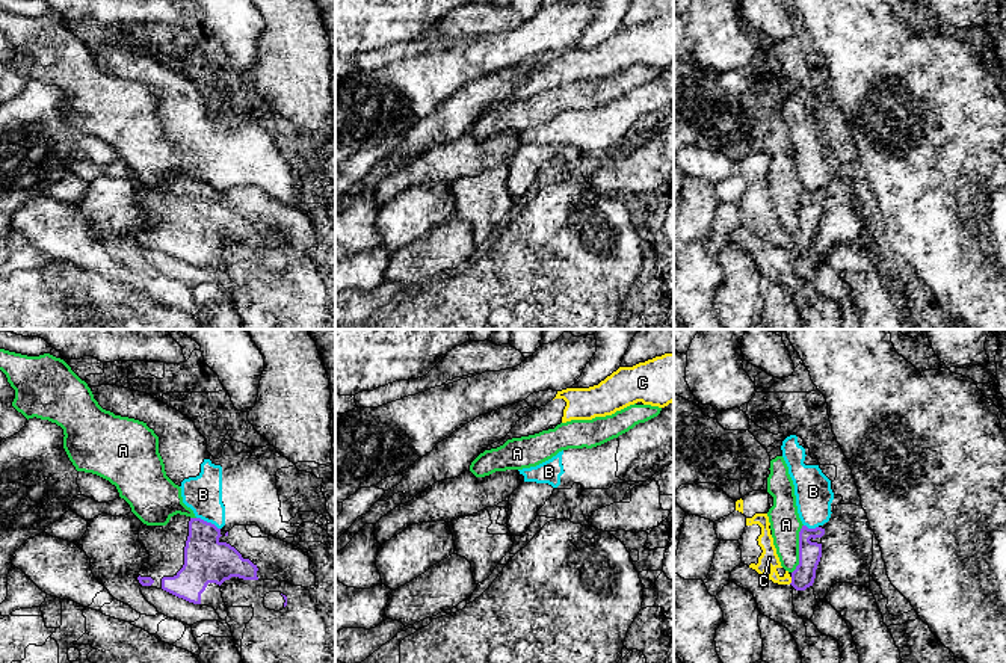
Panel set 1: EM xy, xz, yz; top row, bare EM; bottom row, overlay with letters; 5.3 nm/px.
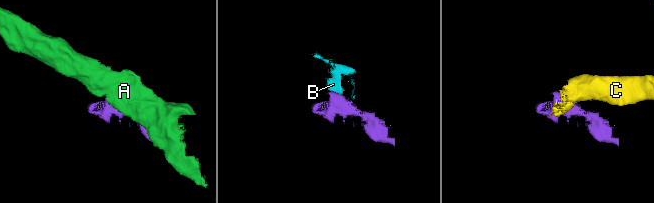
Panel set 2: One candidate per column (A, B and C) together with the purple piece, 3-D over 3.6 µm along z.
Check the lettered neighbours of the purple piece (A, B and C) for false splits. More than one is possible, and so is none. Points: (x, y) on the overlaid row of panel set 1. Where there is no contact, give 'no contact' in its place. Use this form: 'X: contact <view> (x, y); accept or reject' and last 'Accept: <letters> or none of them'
A: contact yz (799, 548); reject
B: contact xy (209, 523); reject
C: contact yz (792, 580); reject
Accept: none of them

